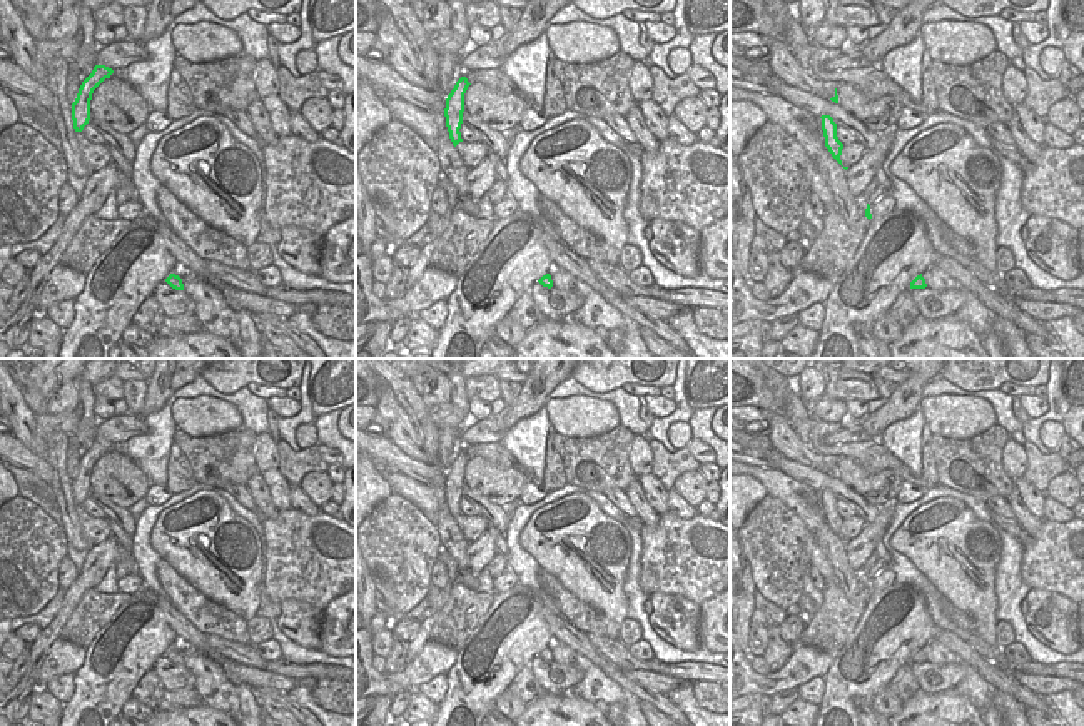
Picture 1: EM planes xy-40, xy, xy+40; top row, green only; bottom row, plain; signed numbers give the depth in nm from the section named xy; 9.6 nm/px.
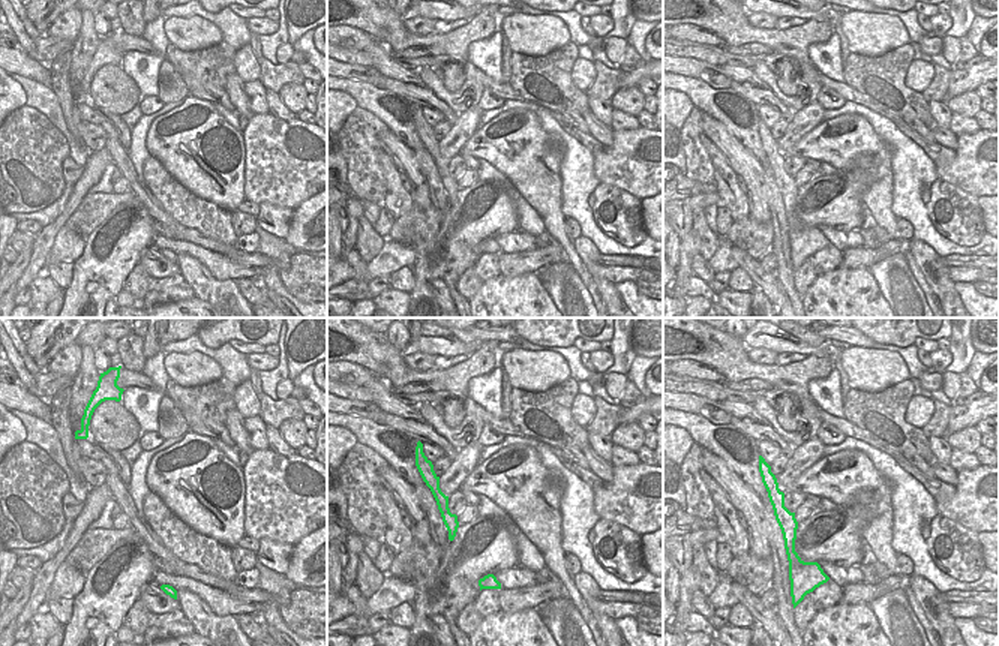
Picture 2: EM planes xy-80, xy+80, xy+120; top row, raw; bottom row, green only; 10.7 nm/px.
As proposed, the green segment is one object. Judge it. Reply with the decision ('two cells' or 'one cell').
one cell

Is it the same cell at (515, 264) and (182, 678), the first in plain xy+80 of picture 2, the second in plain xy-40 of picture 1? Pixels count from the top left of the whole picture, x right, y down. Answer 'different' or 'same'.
same

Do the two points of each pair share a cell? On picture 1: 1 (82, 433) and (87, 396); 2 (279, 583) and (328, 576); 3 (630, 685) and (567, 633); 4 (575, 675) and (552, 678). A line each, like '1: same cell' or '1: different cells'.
1: same cell
2: same cell
3: same cell
4: same cell

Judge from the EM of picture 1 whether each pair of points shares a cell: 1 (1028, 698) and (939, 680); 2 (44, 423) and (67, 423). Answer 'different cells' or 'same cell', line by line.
1: different cells
2: same cell

